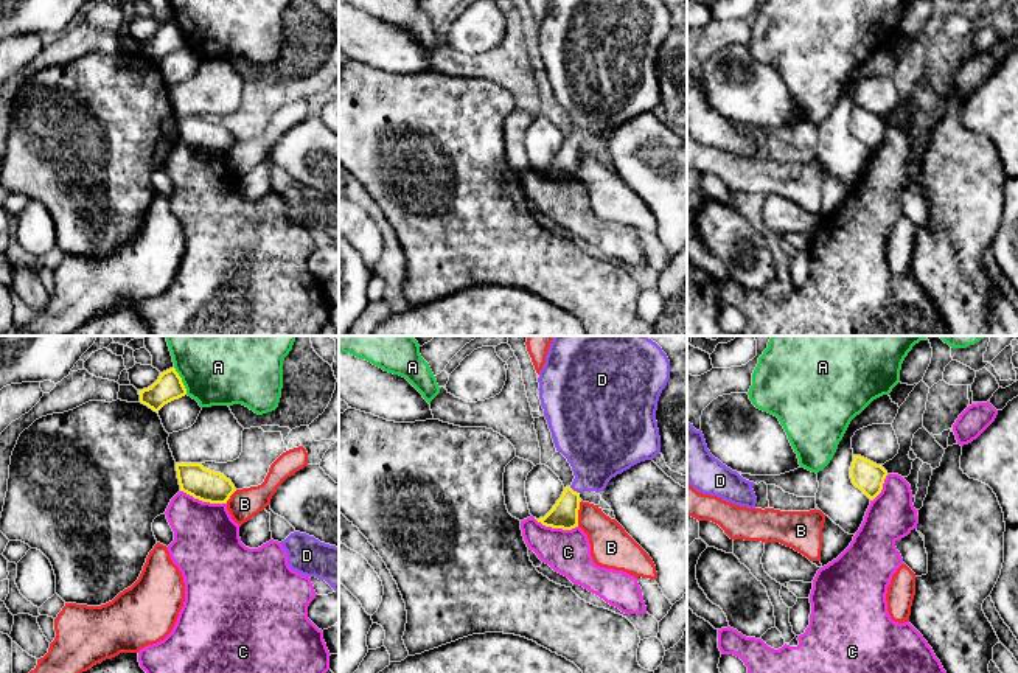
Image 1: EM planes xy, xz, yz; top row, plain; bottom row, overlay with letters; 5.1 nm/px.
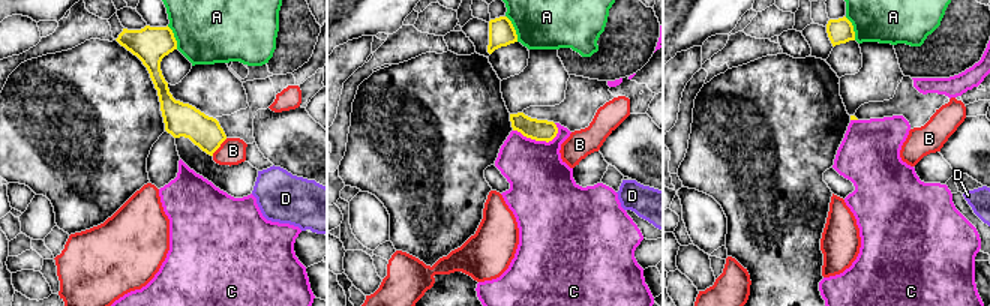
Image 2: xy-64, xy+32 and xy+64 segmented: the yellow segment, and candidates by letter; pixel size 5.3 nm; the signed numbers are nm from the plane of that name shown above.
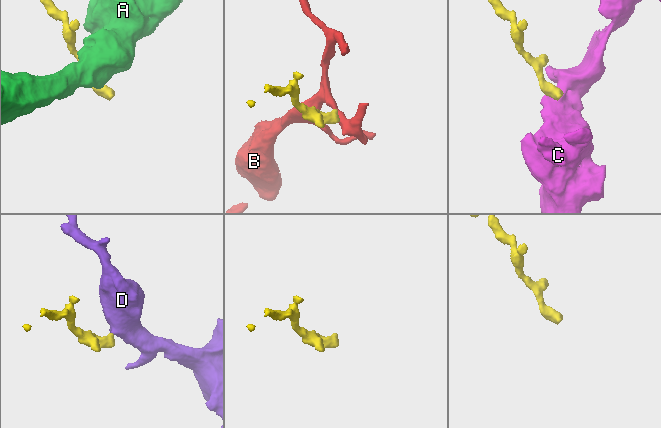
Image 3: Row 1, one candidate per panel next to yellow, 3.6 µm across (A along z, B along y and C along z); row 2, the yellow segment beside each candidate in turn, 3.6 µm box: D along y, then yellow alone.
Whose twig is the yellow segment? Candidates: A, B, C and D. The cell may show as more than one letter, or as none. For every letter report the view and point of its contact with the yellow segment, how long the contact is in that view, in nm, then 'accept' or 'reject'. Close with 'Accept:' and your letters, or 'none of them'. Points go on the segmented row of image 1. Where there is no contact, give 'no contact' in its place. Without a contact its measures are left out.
A: xy (181, 381) | 160 nm | reject
B: xz (577, 513) | 140 nm | reject
C: xy (204, 501) | 260 nm | reject
D: xz (572, 490) | 70 nm | accept
Accept: D

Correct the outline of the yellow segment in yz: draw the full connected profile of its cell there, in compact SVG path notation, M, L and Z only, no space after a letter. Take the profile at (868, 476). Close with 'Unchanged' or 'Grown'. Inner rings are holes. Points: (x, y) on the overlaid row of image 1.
M853 455L850 466L852 483L859 488L870 500L873 500L883 490L887 471L861 455Z. Unchanged

